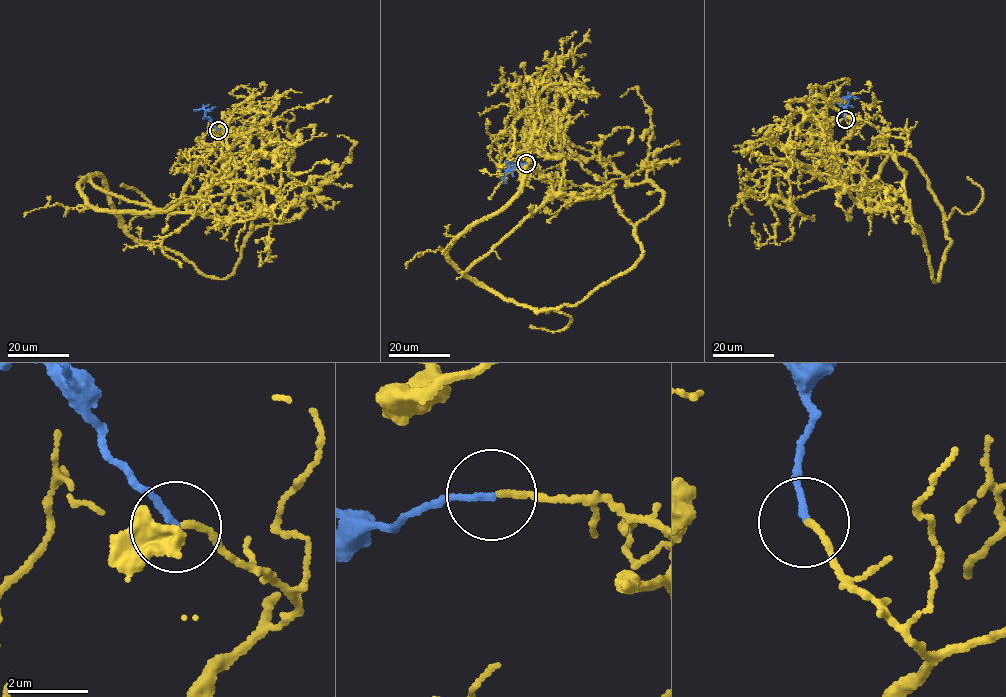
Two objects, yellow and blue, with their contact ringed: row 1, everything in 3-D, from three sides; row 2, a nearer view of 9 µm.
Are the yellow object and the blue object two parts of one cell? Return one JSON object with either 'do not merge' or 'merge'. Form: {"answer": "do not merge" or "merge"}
{"answer": "merge"}

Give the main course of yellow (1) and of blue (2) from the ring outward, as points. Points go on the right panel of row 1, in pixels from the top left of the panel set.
1: (844, 119), (854, 130), (833, 150), (837, 189), (857, 159), (909, 155), (947, 219), (980, 202), (967, 178)
2: (844, 119), (849, 96), (859, 99)

